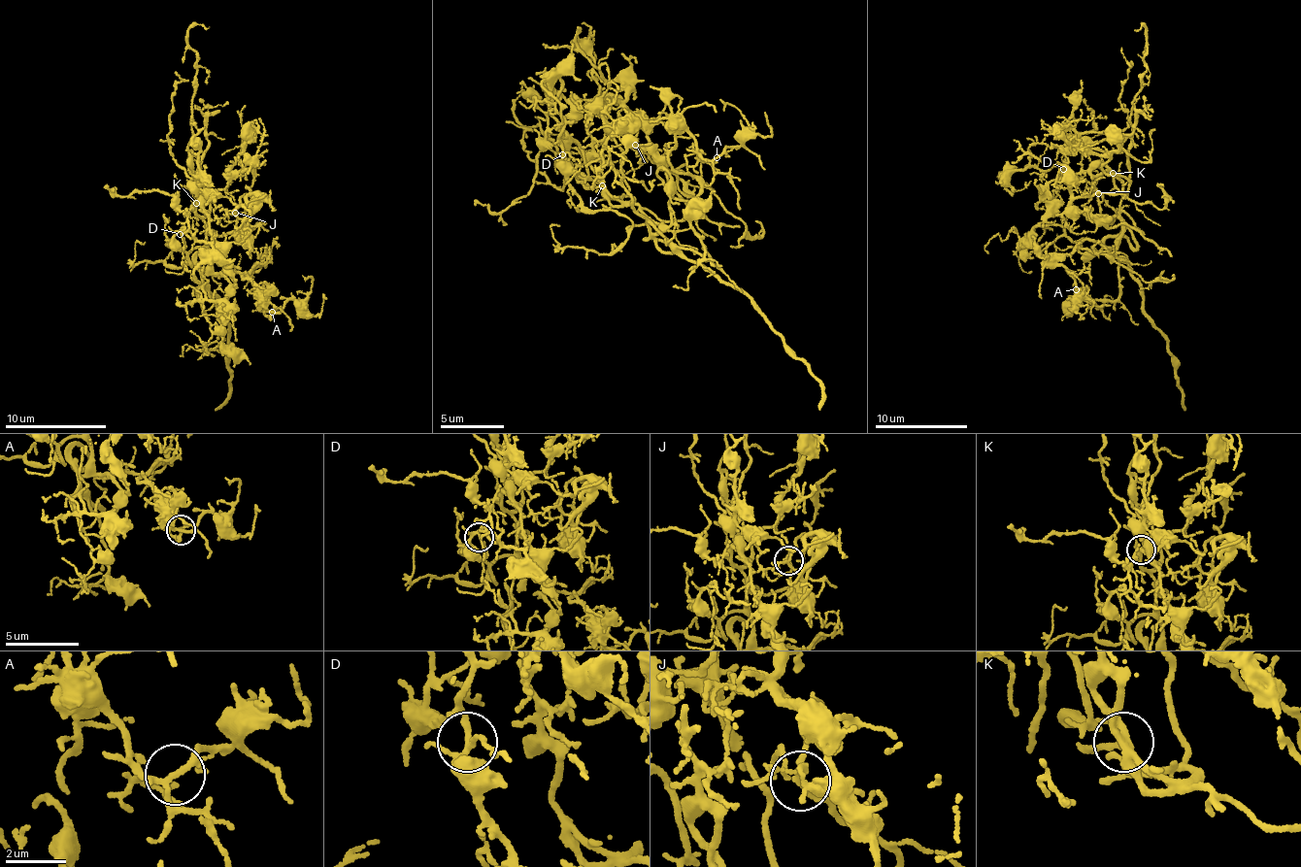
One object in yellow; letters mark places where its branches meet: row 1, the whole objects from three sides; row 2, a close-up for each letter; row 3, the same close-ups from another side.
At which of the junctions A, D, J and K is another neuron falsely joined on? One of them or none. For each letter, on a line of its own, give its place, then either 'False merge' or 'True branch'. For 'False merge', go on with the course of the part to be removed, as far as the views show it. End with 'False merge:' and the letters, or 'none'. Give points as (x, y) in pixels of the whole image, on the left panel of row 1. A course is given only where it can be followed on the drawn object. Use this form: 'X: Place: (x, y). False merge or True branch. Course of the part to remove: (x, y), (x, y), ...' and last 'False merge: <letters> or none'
A: Place: (272, 312). True branch
D: Place: (180, 234). True branch
J: Place: (235, 213). True branch
K: Place: (196, 203). True branch
False merge: none

